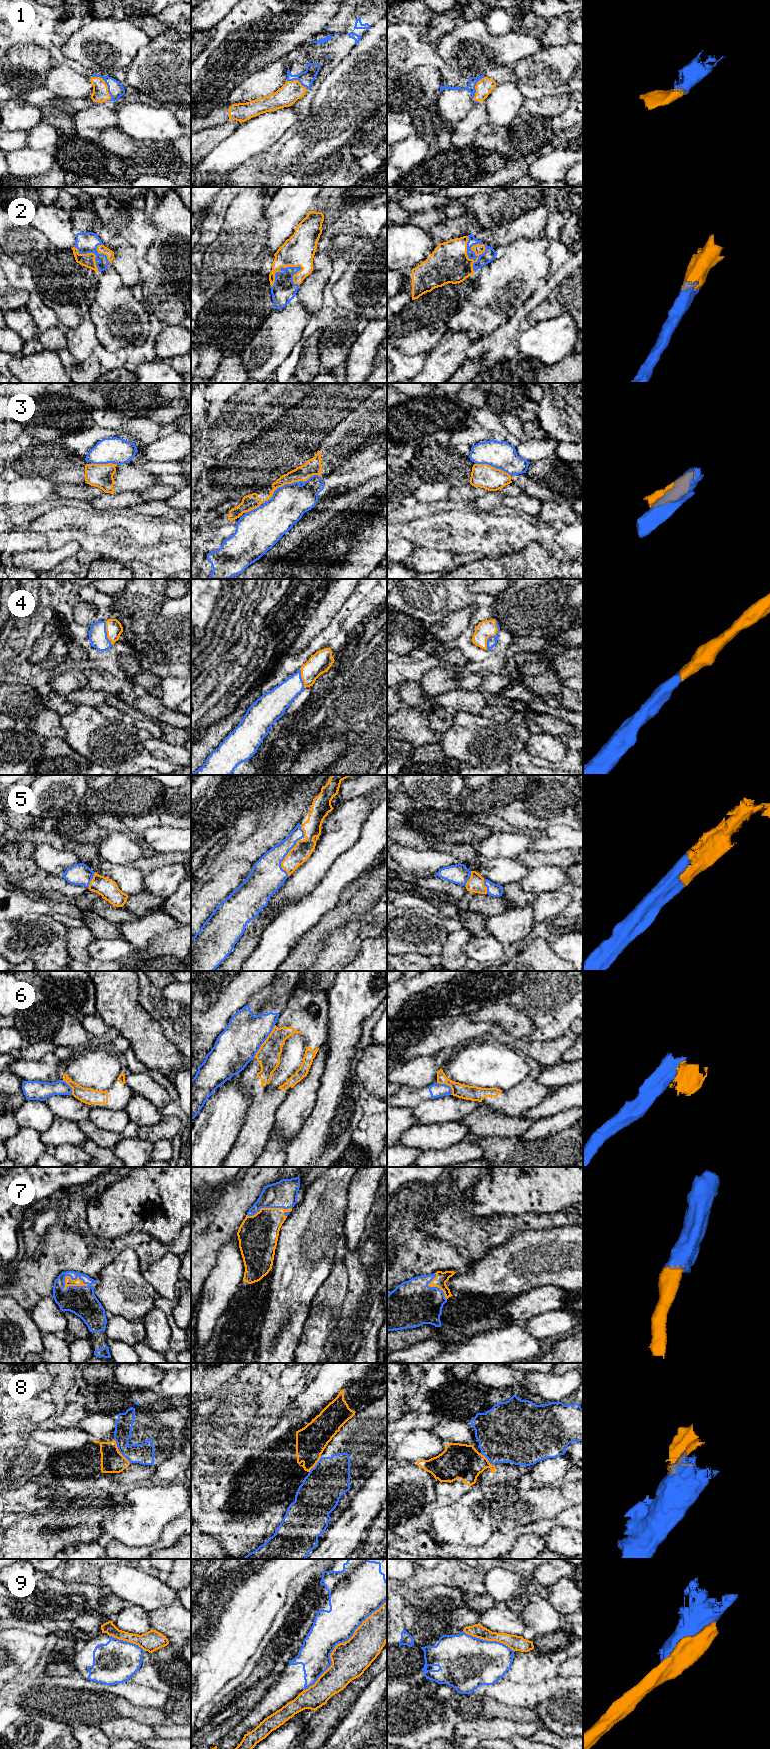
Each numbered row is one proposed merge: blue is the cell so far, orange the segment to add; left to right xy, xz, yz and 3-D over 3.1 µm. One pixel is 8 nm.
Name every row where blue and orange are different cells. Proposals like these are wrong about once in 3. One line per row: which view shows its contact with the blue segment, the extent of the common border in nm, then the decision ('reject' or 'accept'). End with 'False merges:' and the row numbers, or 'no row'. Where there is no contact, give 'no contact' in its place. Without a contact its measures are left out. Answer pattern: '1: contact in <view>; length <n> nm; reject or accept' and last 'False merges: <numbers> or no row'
1: contact in xy; length 240 nm; accept
2: contact in yz; length 300 nm; accept
3: contact in xz; length 480 nm; reject
4: contact in yz; length 240 nm; accept
5: contact in xz; length 320 nm; accept
6: contact in xz; length 320 nm; reject
7: contact in xy; length 220 nm; accept
8: contact in xy; length 240 nm; reject
9: contact in xz; length 1000 nm; reject
False merges: 3, 6, 8, 9

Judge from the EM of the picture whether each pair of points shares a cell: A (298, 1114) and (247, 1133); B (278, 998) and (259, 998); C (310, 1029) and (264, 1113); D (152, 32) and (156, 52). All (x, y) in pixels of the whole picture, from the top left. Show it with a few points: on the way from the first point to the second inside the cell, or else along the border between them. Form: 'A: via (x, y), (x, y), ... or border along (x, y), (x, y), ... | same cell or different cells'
A: border along (283, 1101), (276, 1112), (275, 1121), (270, 1132) | different cells
B: via (273, 998), (264, 998) | same cell
C: via (311, 1050), (302, 1073), (281, 1092) | same cell
D: border along (168, 28), (151, 39) | different cells

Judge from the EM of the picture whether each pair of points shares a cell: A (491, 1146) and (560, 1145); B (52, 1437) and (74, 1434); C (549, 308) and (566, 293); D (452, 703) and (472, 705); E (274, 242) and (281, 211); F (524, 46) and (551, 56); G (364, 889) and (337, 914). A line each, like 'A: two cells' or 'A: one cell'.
A: one cell
B: one cell
C: one cell
D: one cell
E: one cell
F: two cells
G: one cell

